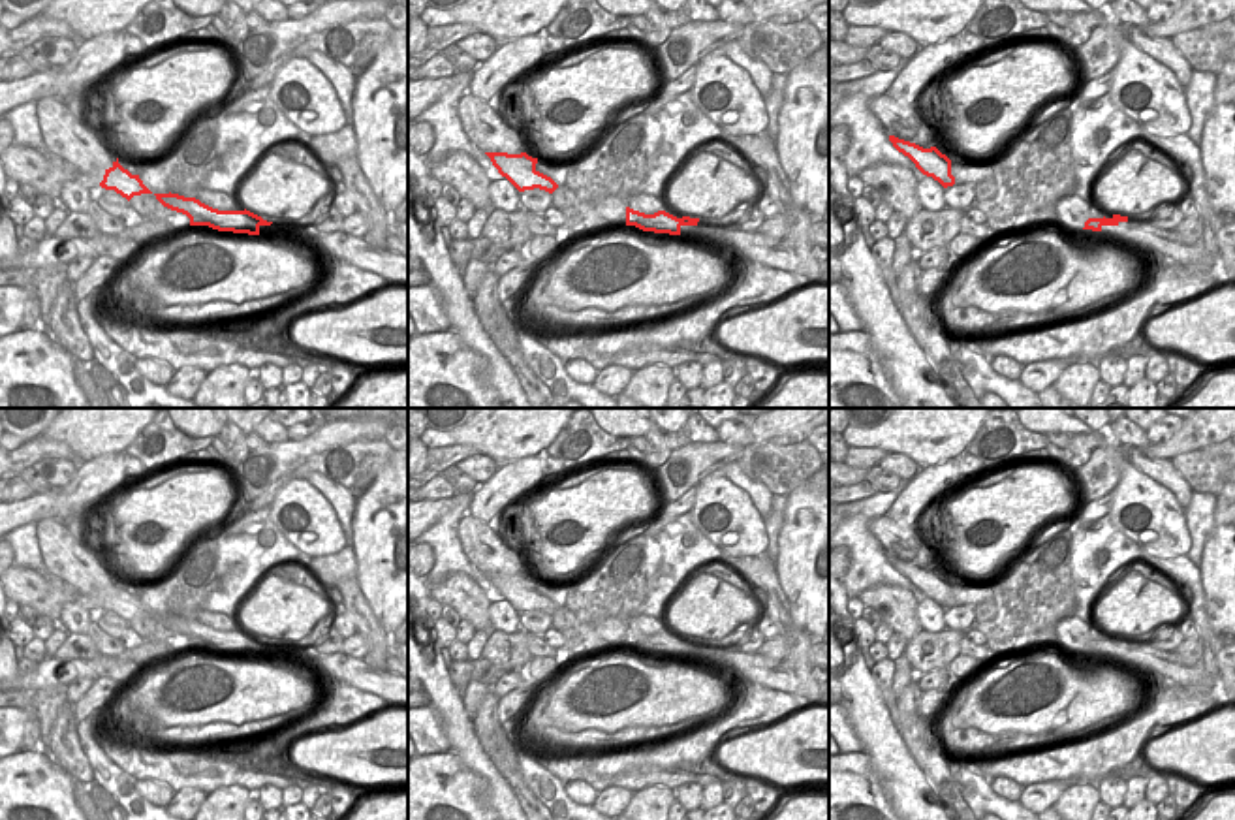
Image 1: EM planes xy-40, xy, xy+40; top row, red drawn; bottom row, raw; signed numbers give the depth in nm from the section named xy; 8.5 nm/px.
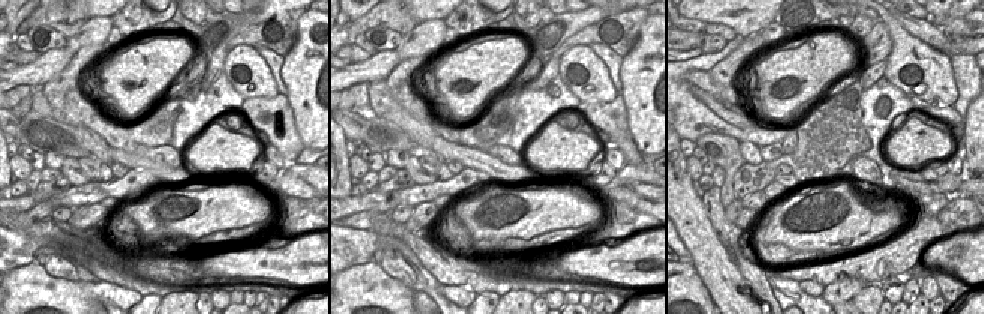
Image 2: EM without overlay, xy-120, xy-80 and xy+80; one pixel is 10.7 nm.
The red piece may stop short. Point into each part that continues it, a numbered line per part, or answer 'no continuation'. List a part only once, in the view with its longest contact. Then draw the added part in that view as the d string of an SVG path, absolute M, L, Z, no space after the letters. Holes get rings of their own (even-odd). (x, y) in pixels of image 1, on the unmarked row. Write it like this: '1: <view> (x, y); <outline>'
1: xy+40 (1145, 661); M1118 643L1117 647L1102 647L1102 653L1113 654L1115 664L1122 664L1135 673L1139 673L1147 685L1152 685L1152 679L1158 675L1162 686L1179 685L1179 686L1196 686L1203 683L1207 671L1199 660L1196 666L1188 668L1180 662L1175 651L1165 653L1158 651L1152 645L1130 645Z

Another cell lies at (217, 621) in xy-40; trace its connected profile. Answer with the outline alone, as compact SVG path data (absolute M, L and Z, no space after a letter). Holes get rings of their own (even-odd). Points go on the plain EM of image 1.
M201 609L195 621L218 632L244 632L239 619L227 617L224 613Z

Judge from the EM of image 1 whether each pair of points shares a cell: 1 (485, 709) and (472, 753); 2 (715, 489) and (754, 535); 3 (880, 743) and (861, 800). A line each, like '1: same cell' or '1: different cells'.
1: different cells
2: same cell
3: different cells

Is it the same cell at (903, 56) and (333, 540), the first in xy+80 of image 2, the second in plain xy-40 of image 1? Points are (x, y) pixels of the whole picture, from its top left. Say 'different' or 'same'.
same

